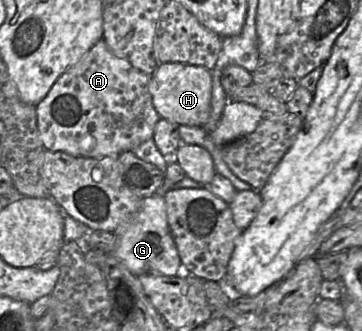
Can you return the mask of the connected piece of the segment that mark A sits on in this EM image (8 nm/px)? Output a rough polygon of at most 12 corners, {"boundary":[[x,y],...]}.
{"boundary":[[99,40],[35,106],[43,146],[118,157],[161,119]]}

